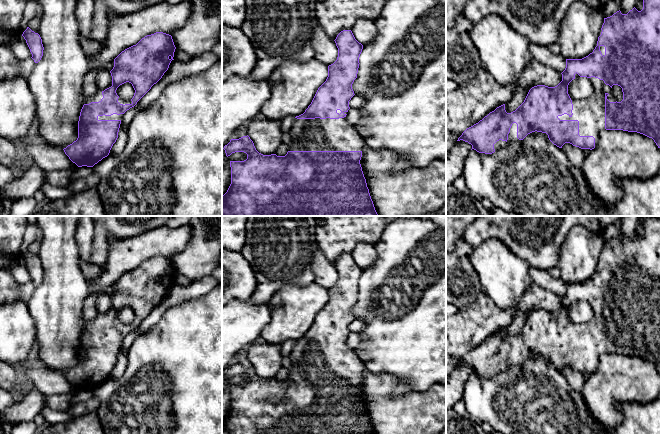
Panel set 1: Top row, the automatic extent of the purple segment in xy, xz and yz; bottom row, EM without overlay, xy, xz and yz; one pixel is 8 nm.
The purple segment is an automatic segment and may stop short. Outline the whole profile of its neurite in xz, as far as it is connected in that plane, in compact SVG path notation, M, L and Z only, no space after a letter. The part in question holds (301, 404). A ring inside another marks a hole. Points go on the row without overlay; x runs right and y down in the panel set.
M351 254L341 255L334 265L338 272L337 284L328 290L328 301L326 305L318 312L311 328L303 338L295 341L295 346L290 353L292 365L288 369L289 375L285 380L277 380L276 378L263 379L259 377L248 359L239 363L231 363L230 366L224 370L223 373L225 374L227 381L235 376L244 376L247 378L247 383L244 385L230 385L231 408L227 416L222 419L222 434L375 434L360 388L362 375L367 370L364 363L359 358L356 350L350 348L346 343L347 336L350 333L349 325L355 319L352 313L352 308L357 302L360 288L359 281L362 276L363 269L355 263Z

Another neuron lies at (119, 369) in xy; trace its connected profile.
M119 352L118 362L116 366L113 368L109 379L115 380L120 378L124 374L127 365L128 365L128 357L125 356L122 352Z

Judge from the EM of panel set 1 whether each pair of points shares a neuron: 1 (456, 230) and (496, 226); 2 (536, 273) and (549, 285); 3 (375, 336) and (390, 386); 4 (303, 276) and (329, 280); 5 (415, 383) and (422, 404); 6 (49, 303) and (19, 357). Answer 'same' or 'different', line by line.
1: different
2: same
3: different
4: different
5: different
6: different

